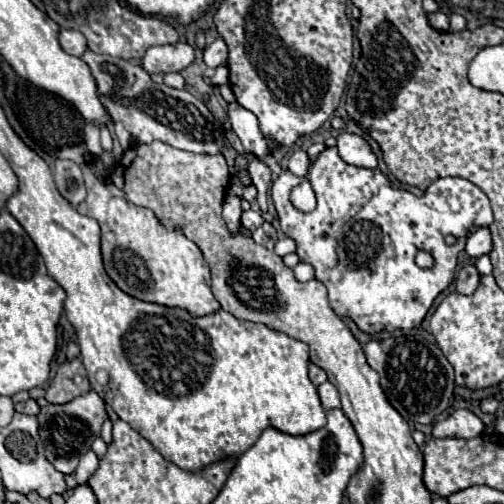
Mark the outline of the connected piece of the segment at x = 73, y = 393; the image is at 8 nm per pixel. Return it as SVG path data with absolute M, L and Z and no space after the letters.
M71 359L59 365L53 381L45 389L45 399L53 405L63 405L89 391L91 385L81 359Z

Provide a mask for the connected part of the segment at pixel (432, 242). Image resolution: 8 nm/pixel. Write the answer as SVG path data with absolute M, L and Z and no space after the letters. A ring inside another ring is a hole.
M327 147L323 153L319 153L315 163L309 165L303 177L285 171L277 181L273 181L271 197L279 215L281 229L297 241L299 259L315 267L315 279L319 279L327 287L333 311L339 317L351 317L361 331L371 335L381 331L419 327L435 297L453 283L457 255L465 249L469 229L489 227L493 221L487 195L467 179L437 179L421 197L417 197L405 189L395 189L379 169L373 171L345 163L337 147ZM301 181L309 181L317 195L317 207L313 213L301 213L295 207L291 207L289 191ZM445 235L455 235L457 247L445 245ZM421 249L429 251L435 257L433 269L419 269L415 265L415 255Z

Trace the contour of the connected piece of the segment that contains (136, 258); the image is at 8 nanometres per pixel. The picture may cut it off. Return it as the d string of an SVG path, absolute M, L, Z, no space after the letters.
M81 165L81 171L87 199L75 209L99 221L103 263L115 285L141 301L181 307L195 315L207 315L219 309L219 303L209 289L211 277L201 249L189 241L179 227L167 229L151 209L133 205L121 189L97 179L89 165Z

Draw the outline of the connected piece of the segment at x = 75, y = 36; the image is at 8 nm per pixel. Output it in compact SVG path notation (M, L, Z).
M61 29L59 43L61 43L63 51L67 51L69 55L75 55L75 57L81 57L87 51L85 37L79 31L73 31L73 29L69 29L69 31L67 29Z

